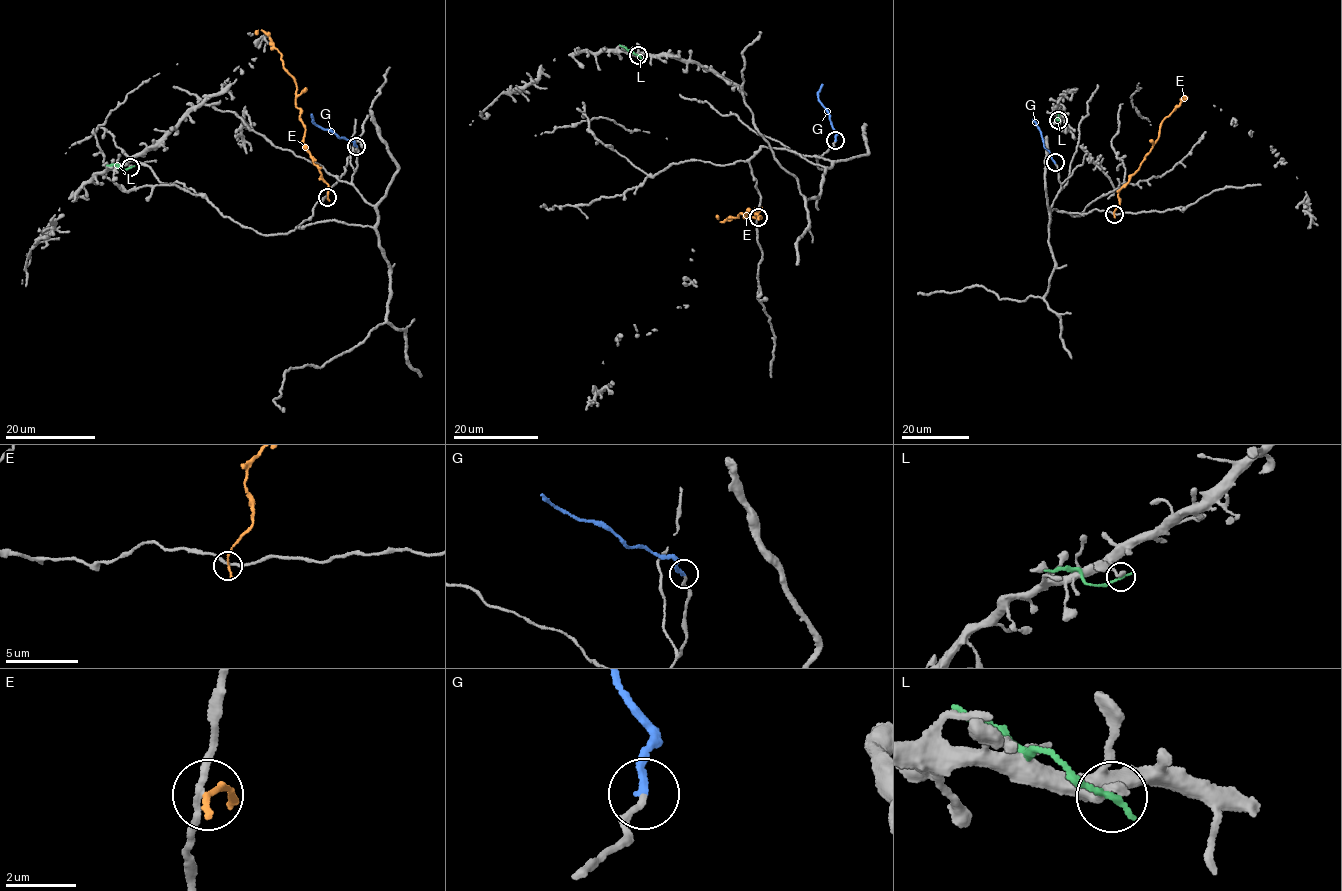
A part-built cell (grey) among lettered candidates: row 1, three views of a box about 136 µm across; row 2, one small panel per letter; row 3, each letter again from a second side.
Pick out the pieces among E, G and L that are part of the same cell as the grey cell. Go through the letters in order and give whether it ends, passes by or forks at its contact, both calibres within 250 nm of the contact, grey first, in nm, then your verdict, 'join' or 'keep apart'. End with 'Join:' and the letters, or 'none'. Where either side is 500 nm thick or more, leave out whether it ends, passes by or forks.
E: it ends there; 170 nm thick on the grey side, 200 nm on the other; keep apart
G: it ends there; 170 nm thick on the grey side, 200 nm on the other; join
L: it ends there; 240 nm thick on the grey side, 200 nm on the other; keep apart
Join: G

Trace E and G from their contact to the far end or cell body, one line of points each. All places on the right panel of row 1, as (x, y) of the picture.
E: (1114, 214), (1119, 204), (1119, 190), (1158, 137), (1163, 120), (1187, 98), (1183, 97)
G: (1055, 163), (1032, 119)

